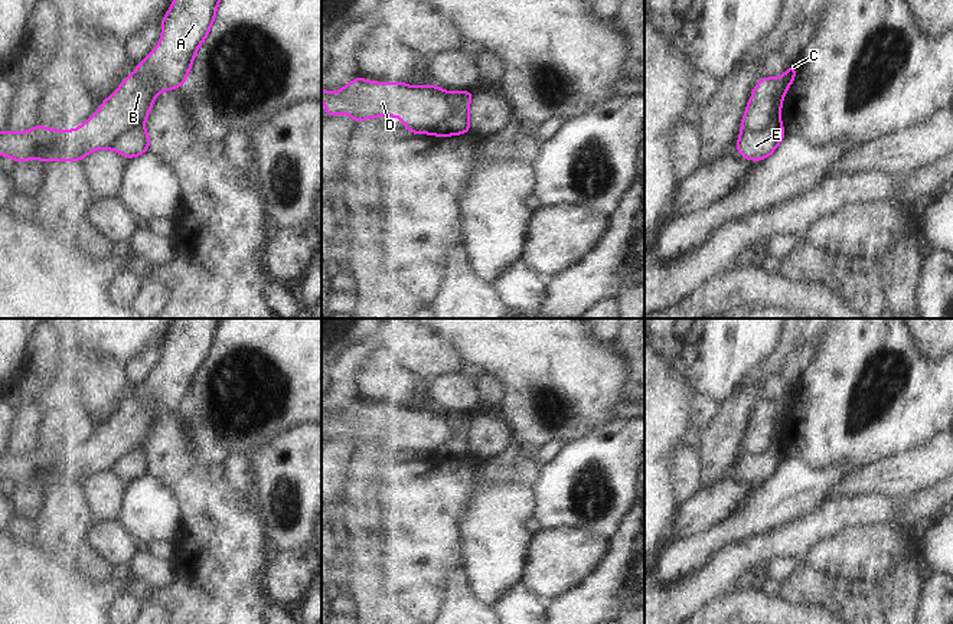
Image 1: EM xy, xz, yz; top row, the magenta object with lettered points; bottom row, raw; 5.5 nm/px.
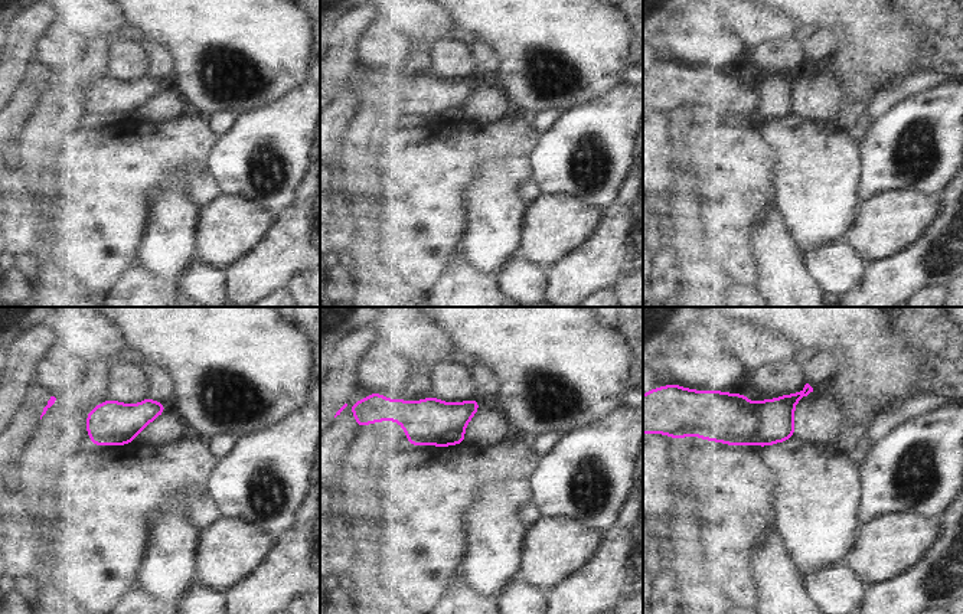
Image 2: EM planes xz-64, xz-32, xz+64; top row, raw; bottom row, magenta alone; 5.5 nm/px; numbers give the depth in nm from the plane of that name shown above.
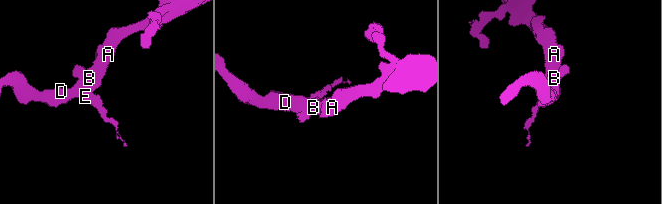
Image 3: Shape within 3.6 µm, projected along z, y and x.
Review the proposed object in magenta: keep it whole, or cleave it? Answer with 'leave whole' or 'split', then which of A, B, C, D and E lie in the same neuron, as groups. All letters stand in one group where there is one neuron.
split | A B C D / E

